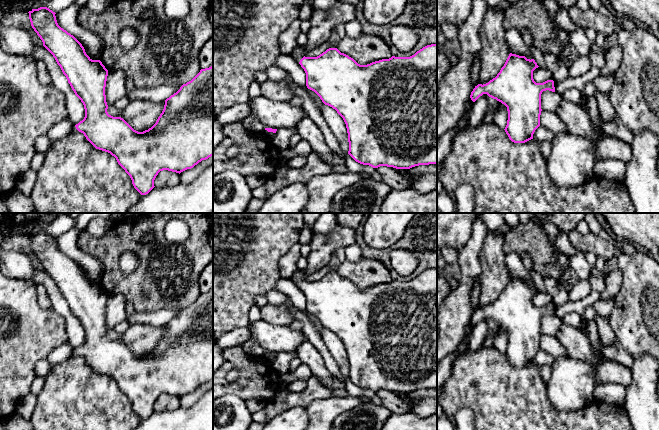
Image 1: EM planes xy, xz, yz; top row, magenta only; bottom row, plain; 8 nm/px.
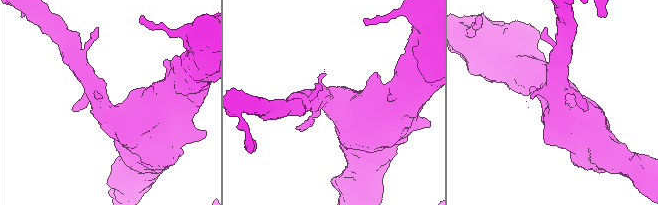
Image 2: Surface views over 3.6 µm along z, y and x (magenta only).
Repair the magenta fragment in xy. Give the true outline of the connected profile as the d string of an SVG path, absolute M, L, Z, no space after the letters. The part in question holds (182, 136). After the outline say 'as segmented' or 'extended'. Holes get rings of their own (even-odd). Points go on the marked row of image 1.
M47 7L32 9L31 26L53 55L66 76L75 95L81 100L85 117L75 125L96 148L110 153L130 176L134 188L148 194L155 186L158 173L168 170L181 173L193 168L202 160L213 156L213 66L201 69L189 82L165 100L162 113L156 123L143 132L134 130L123 118L108 114L105 87L108 70L100 60L92 60L82 44L61 28L55 12Z; as segmented

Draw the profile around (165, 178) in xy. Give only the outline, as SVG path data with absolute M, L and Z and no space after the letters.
M168 170L158 173L154 180L155 187L171 187L180 183L180 174Z

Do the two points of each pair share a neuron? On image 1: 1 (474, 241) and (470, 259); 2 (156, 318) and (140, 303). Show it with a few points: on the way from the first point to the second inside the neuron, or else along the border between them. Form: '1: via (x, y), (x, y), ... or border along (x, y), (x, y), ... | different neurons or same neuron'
1: via (474, 245), (470, 255) | same neuron
2: border along (162, 308), (156, 311), (136, 312) | different neurons

